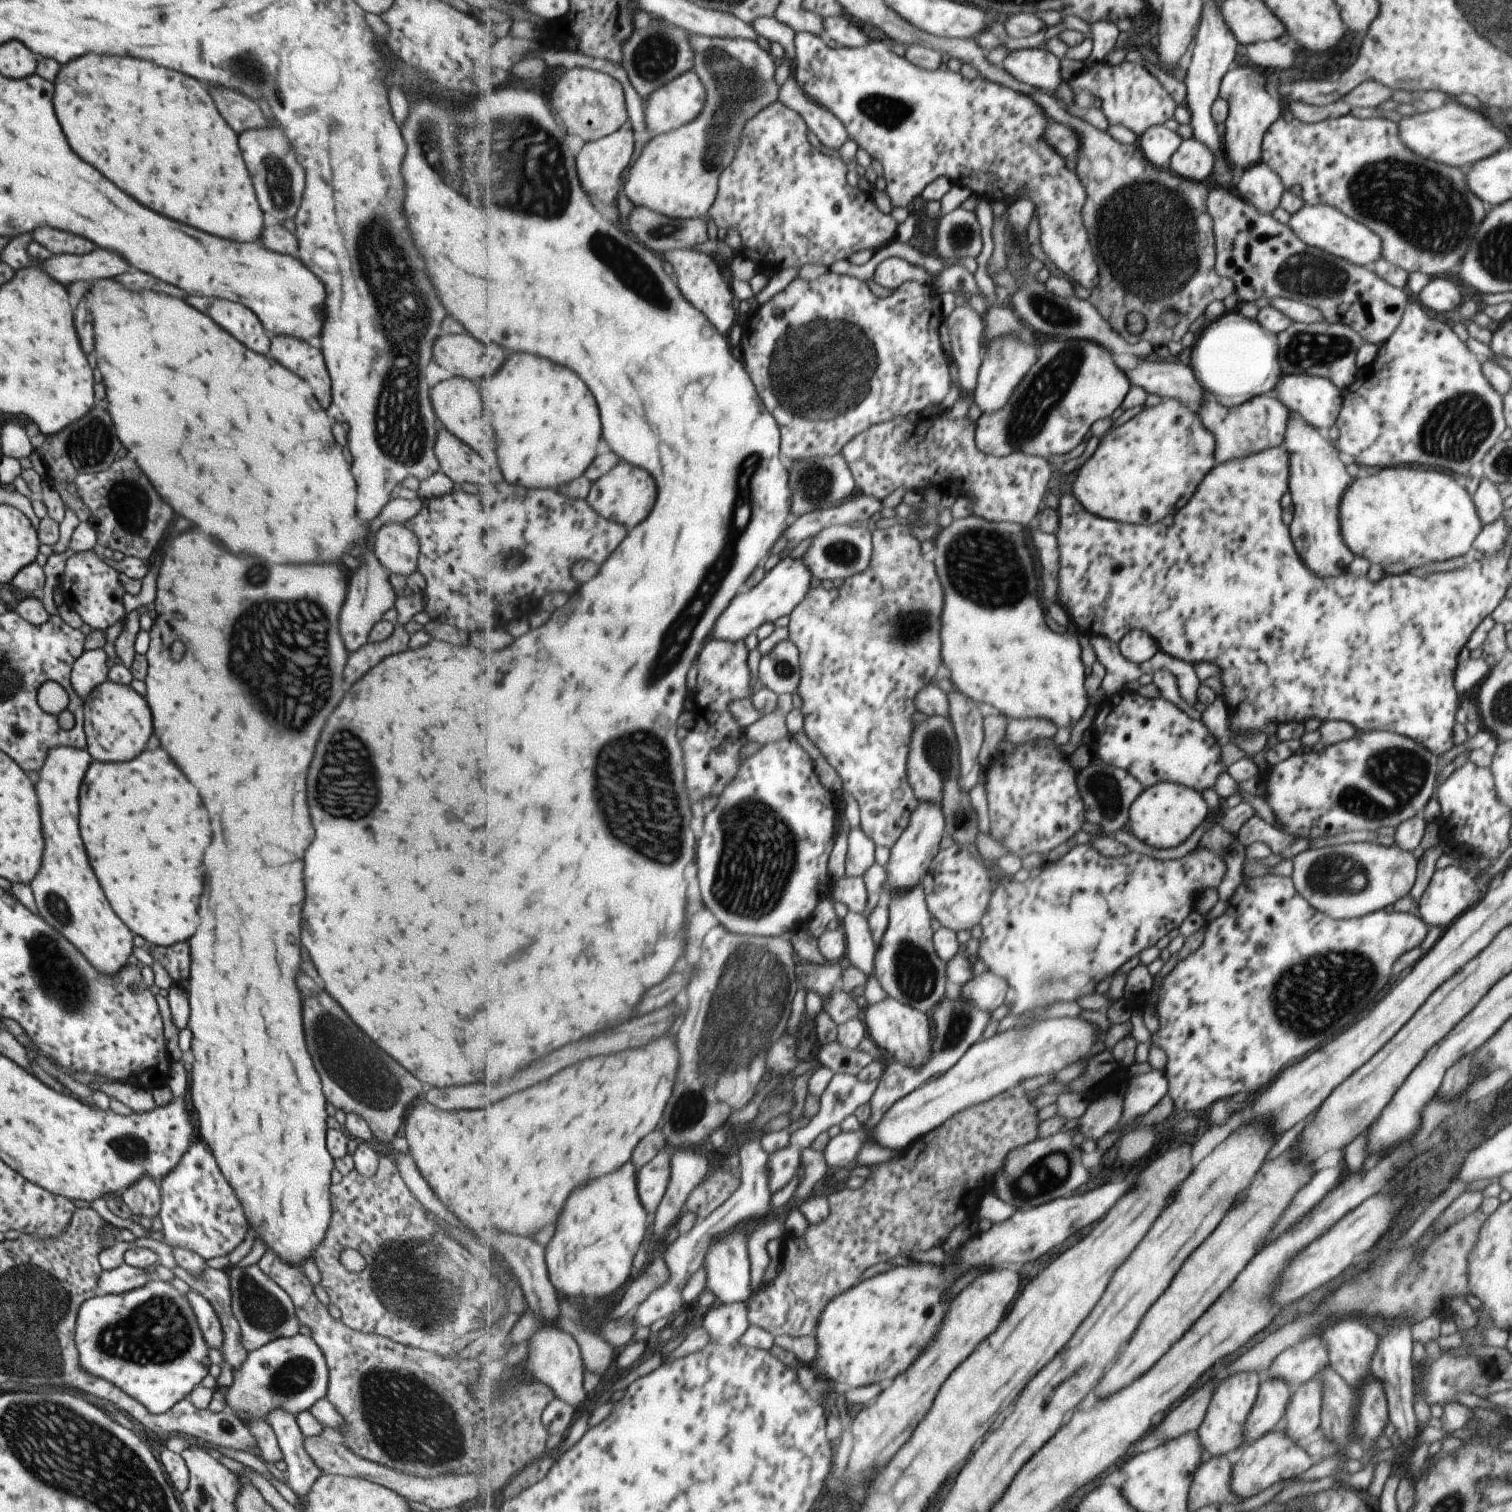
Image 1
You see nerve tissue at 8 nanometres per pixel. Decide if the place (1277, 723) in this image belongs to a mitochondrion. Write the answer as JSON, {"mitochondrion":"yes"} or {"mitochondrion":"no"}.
{"mitochondrion":"no"}

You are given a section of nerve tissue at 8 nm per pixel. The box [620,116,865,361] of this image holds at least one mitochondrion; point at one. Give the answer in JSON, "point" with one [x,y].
{"point":[662,230]}

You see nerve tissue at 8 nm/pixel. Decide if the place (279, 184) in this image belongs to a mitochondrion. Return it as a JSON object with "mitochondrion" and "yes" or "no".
{"mitochondrion":"yes"}

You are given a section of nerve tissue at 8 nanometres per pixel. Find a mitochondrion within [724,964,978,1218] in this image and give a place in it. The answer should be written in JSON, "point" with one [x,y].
{"point":[958,1024]}

